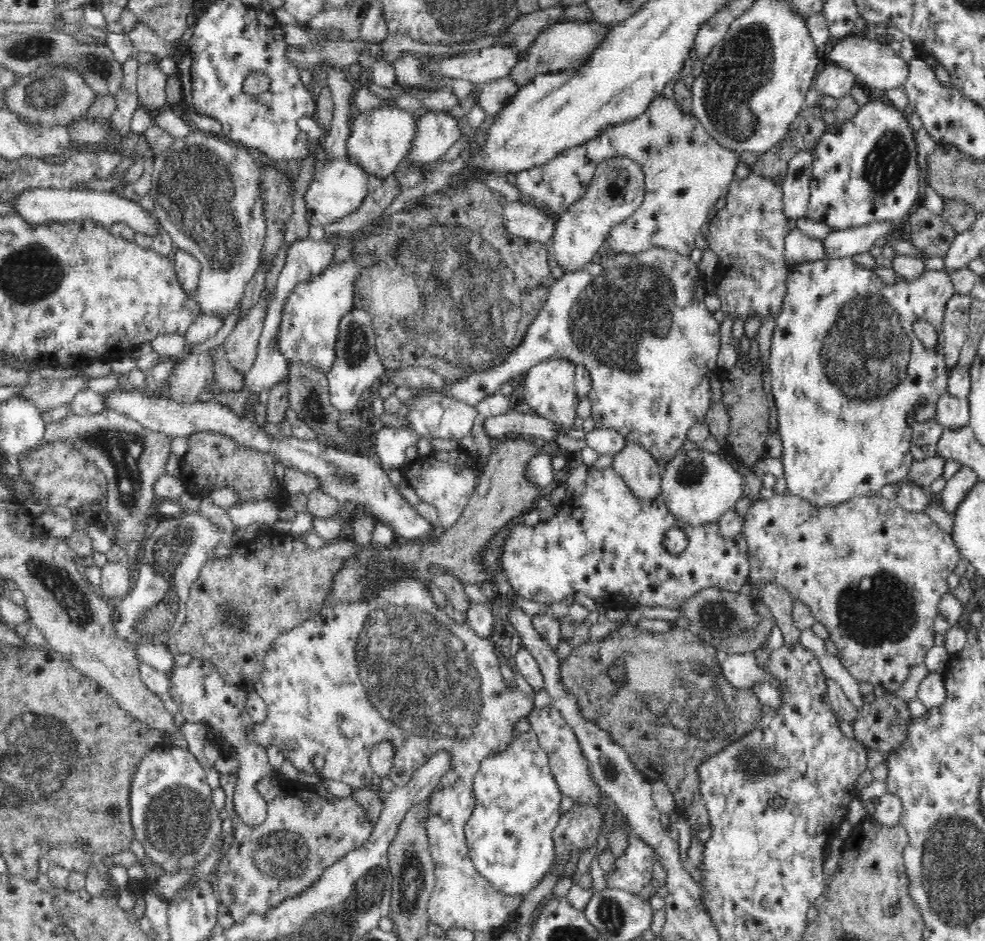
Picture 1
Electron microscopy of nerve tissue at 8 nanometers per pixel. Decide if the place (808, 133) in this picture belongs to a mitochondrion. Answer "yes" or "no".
no

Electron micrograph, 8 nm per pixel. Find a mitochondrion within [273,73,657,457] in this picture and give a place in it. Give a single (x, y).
(455, 255)

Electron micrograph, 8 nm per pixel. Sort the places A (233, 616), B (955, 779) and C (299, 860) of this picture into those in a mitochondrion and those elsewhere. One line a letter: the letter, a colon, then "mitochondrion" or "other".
A: mitochondrion
B: other
C: mitochondrion

